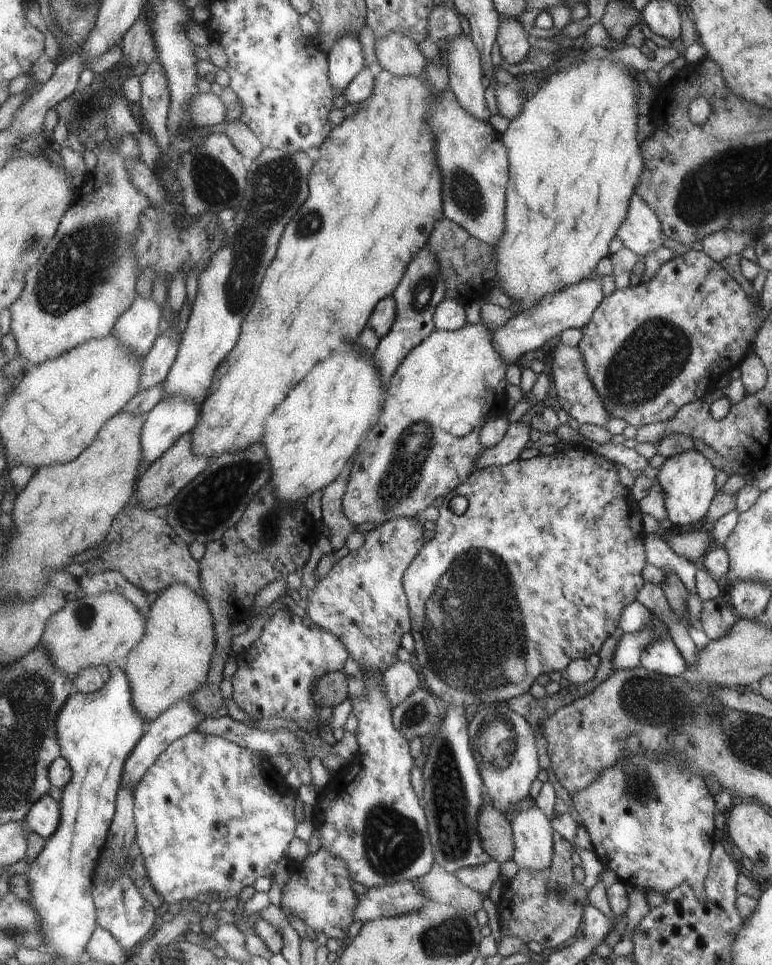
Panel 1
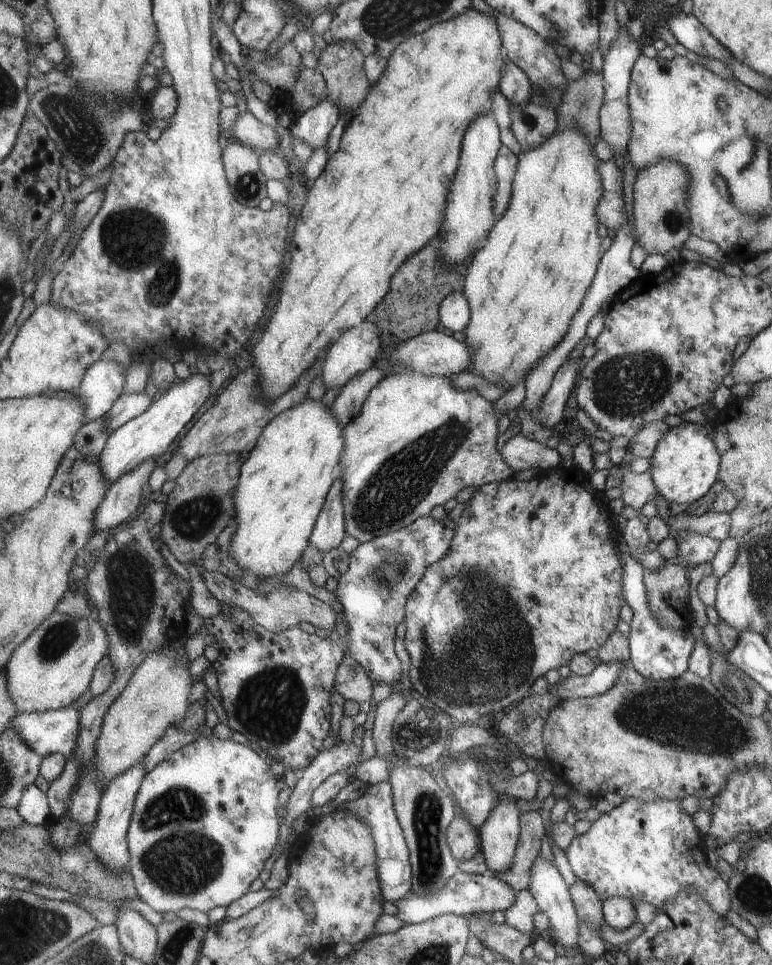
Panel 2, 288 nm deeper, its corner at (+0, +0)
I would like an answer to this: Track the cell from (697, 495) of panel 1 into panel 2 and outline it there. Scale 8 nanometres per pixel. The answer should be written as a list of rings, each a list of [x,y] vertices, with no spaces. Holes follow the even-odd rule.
[[[685,422],[665,432],[665,436],[657,442],[649,466],[657,494],[665,502],[677,504],[681,508],[689,508],[693,502],[699,502],[705,498],[705,494],[709,494],[711,484],[717,480],[717,470],[721,470],[721,454],[717,452],[717,444],[713,444],[713,438],[703,426]]]

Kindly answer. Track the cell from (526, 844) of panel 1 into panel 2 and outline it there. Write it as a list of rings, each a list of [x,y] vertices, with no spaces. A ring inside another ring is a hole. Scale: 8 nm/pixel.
[[[541,852],[531,868],[531,894],[541,906],[541,912],[547,912],[555,930],[559,944],[575,946],[577,944],[577,910],[571,886],[565,882],[561,870],[555,866],[555,860],[543,858]]]

